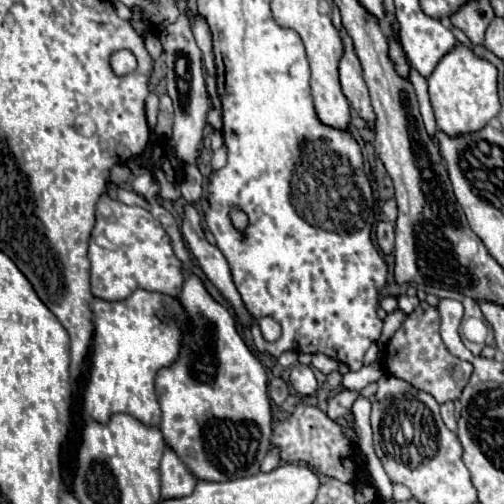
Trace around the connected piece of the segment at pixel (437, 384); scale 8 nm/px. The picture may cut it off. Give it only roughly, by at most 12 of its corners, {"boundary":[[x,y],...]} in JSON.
{"boundary":[[429,303],[383,351],[391,375],[459,399],[473,365],[447,351]]}

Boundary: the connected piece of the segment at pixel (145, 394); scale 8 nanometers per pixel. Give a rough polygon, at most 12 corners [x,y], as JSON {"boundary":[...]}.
{"boundary":[[163,293],[93,299],[83,411],[161,425],[155,375],[187,315]]}

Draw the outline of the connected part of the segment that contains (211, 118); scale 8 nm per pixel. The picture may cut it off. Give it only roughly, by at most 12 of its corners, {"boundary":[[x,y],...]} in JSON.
{"boundary":[[218,96],[211,98],[207,121],[215,131],[222,128],[222,107]]}

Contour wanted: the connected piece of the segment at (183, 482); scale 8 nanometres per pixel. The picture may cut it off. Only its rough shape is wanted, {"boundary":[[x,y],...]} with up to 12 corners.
{"boundary":[[167,447],[161,497],[191,495],[197,479]]}

